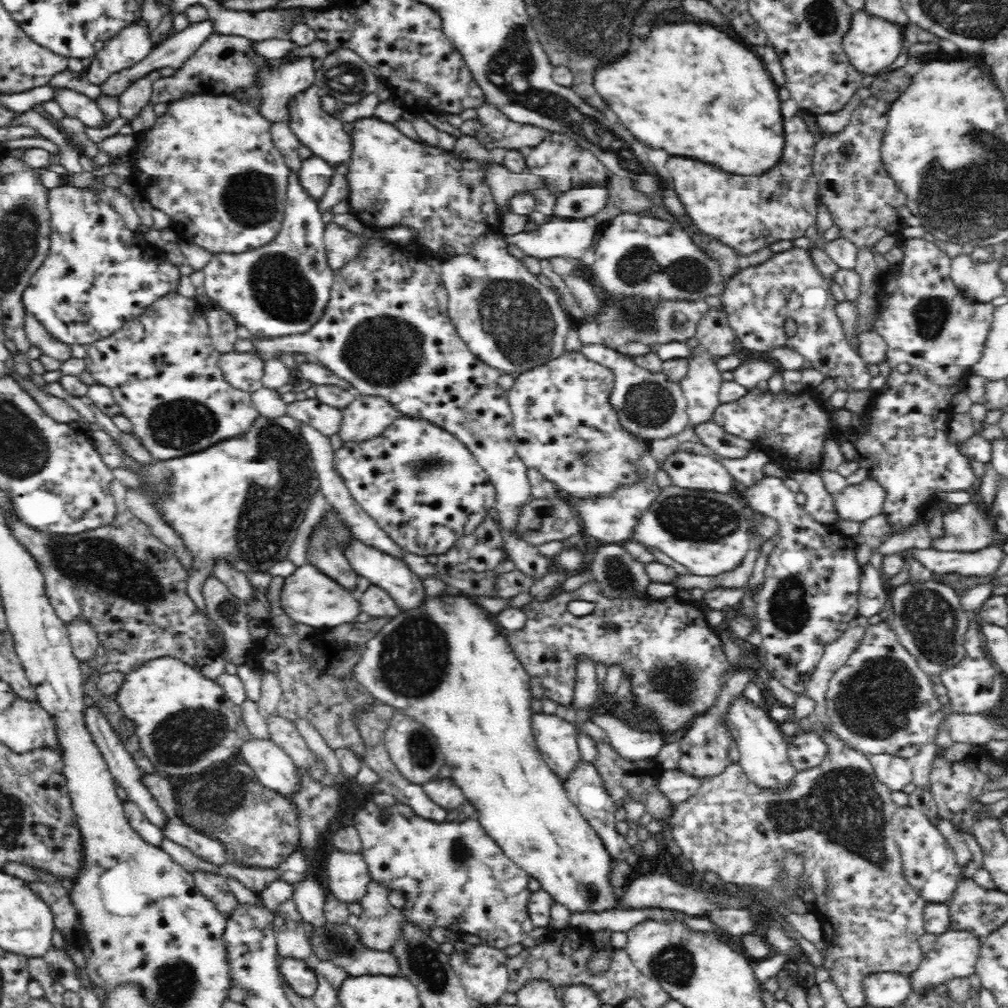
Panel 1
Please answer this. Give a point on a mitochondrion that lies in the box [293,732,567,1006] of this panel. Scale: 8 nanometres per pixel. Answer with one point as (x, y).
(426, 965)

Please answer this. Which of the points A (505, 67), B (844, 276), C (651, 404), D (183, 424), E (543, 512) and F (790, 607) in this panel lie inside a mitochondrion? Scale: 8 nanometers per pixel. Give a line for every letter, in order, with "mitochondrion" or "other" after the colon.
A: mitochondrion
B: other
C: mitochondrion
D: mitochondrion
E: other
F: mitochondrion

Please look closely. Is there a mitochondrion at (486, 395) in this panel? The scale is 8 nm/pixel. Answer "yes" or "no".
no

